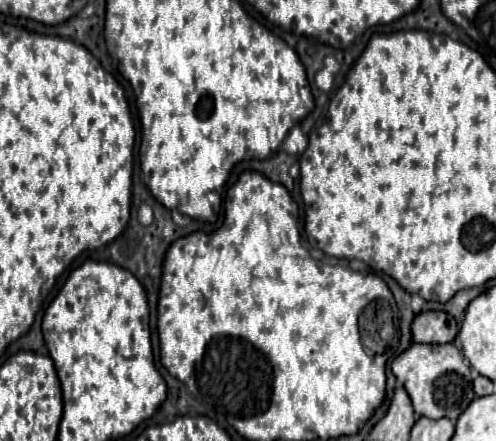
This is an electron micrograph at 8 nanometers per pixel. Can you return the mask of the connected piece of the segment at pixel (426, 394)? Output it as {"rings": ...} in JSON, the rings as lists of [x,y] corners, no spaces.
{"rings":[[[411,343],[401,355],[397,355],[391,363],[393,375],[399,383],[407,389],[415,413],[429,419],[447,417],[455,421],[465,407],[475,399],[473,385],[471,385],[471,369],[469,361],[453,343],[443,345],[425,345],[425,343]]]}

